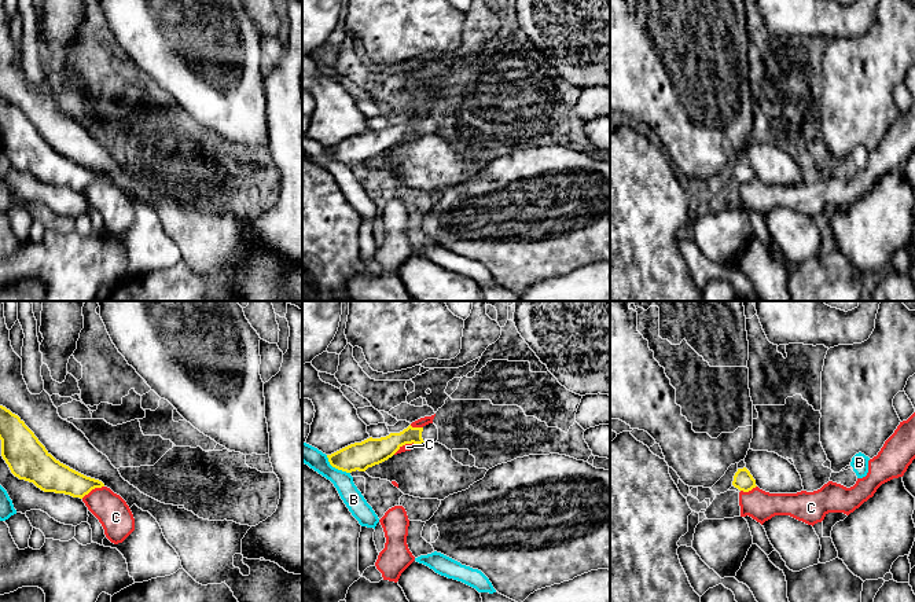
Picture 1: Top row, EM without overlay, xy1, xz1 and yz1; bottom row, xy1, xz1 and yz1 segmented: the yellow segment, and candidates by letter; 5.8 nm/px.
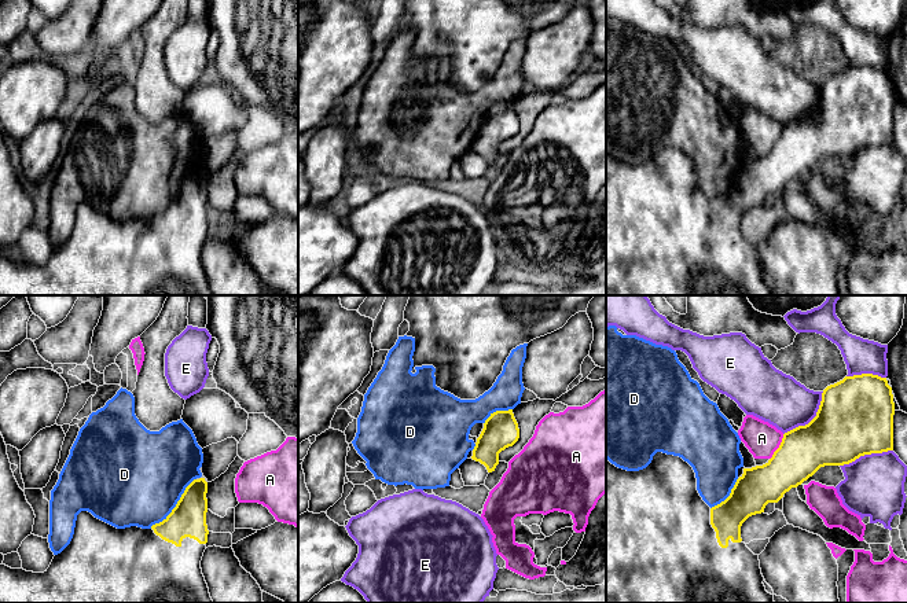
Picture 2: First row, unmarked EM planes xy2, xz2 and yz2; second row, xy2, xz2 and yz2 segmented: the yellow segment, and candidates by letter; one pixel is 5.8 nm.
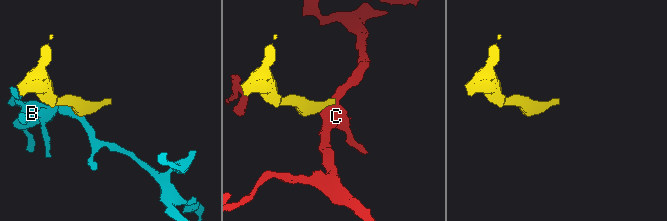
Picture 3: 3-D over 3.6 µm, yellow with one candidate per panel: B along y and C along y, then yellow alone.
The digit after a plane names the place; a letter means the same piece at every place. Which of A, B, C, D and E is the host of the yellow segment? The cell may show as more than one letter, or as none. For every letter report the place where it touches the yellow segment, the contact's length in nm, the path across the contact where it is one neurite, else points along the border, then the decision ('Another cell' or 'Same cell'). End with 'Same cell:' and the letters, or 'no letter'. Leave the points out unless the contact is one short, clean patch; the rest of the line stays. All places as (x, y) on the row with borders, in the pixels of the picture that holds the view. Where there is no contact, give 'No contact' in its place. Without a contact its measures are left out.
A: Touches yellow at yz2 (779, 447). Shared border 170 nm. Another cell
B: Touches yellow at xz1 (335, 467). Shared border 180 nm. Boundary: xz1 (326, 455), (333, 466), (349, 473). Another cell
C: Touches yellow at xz1 (404, 444). Shared border 160 nm. Boundary: xz1 (416, 443), (405, 443), (393, 454). Another cell
D: Touches yellow at xy2 (176, 506). Shared border 400 nm. Another cell
E: Touches yellow at yz2 (812, 419). Shared border 340 nm. Another cell
Same cell: no letter

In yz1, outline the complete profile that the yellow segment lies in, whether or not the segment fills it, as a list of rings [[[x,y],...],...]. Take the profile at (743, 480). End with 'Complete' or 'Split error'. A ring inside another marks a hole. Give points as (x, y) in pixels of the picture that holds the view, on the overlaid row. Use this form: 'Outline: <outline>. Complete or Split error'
Outline: [[[746,467],[738,469],[738,471],[734,476],[732,485],[743,492],[749,492],[757,487],[756,480]]]. Complete

